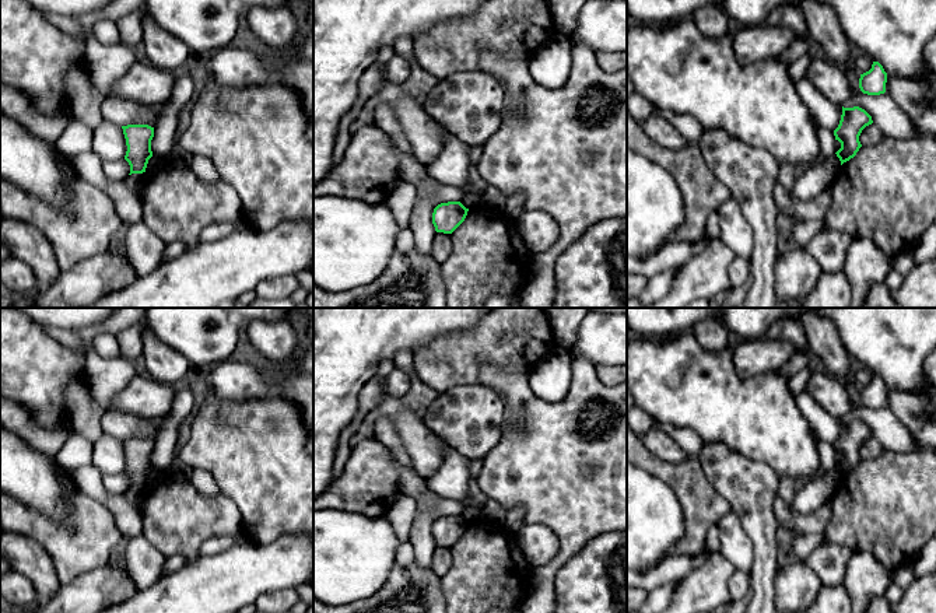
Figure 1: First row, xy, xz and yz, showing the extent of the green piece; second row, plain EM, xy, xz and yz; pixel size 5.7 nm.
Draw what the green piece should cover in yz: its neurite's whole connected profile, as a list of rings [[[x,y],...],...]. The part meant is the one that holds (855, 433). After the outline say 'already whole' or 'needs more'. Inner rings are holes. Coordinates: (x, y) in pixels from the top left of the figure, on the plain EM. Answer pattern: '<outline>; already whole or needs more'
[[[844,421],[838,441],[834,444],[835,453],[841,456],[841,462],[835,466],[841,479],[856,469],[862,460],[859,449],[862,444],[872,438],[872,430],[862,421]]]; already whole

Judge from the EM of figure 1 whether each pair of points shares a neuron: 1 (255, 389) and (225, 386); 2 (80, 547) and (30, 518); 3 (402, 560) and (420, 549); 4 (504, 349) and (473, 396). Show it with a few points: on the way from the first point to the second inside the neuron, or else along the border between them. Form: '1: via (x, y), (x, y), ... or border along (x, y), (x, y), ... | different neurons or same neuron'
1: via (248, 386), (232, 386) | same neuron
2: via (67, 543), (42, 529) | same neuron
3: border along (407, 540), (413, 549), (414, 560) | different neurons
4: border along (481, 384), (455, 385), (448, 391) | different neurons

